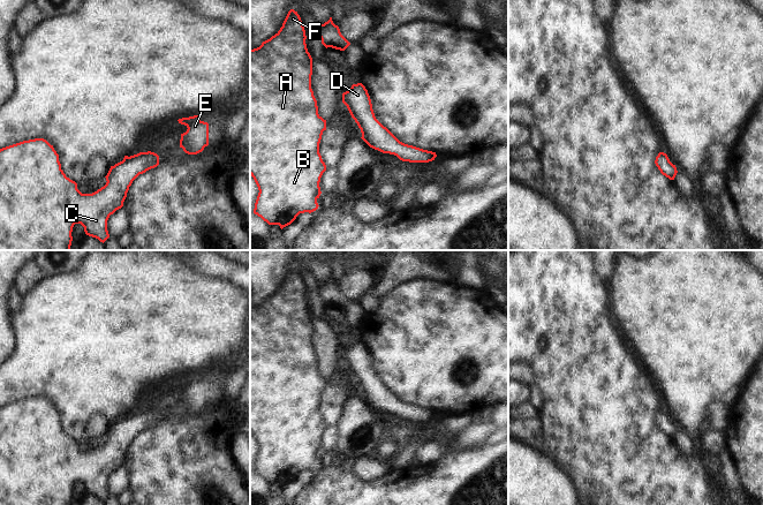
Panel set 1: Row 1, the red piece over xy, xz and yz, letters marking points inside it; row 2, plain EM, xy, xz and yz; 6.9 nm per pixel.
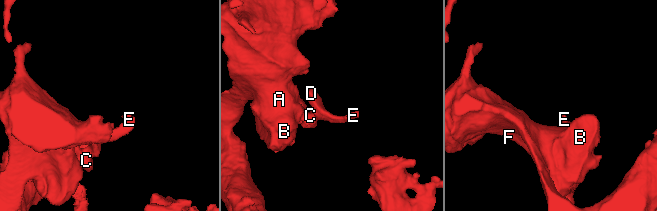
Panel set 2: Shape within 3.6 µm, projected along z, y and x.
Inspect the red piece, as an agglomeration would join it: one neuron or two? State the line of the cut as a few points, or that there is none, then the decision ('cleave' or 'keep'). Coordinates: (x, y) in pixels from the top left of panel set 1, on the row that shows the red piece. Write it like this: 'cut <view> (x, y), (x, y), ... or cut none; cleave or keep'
cut none; keep

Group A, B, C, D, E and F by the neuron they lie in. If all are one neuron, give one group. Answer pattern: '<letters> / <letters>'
A B C D E F

